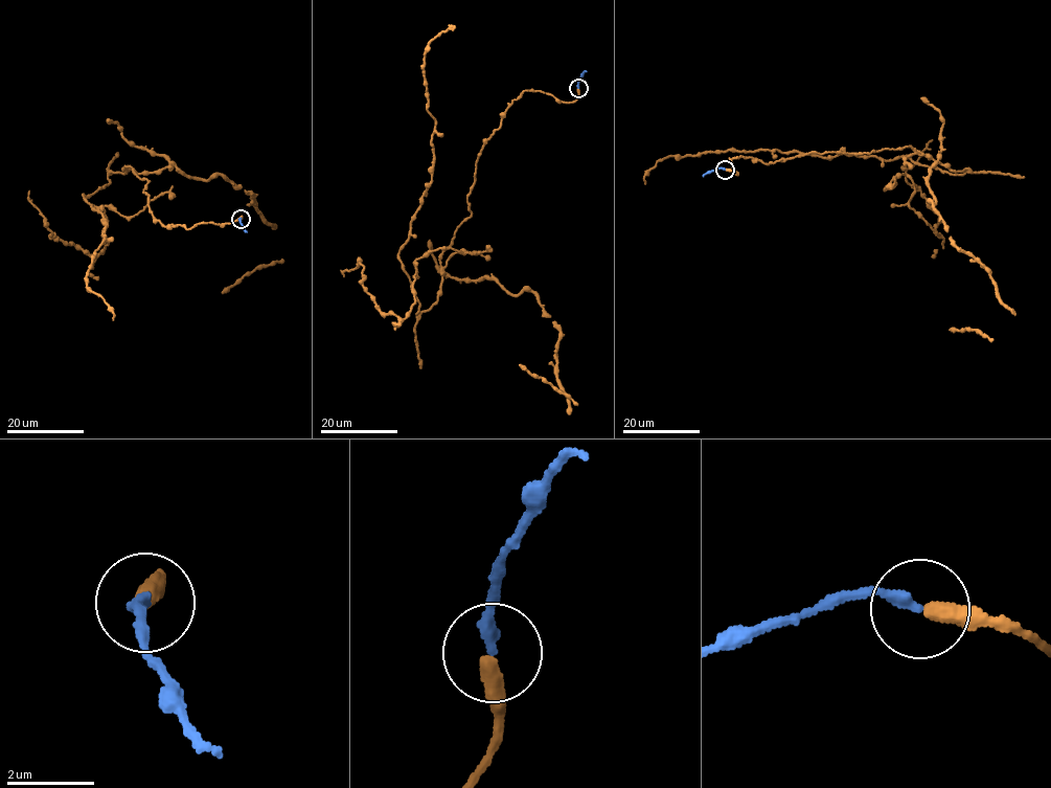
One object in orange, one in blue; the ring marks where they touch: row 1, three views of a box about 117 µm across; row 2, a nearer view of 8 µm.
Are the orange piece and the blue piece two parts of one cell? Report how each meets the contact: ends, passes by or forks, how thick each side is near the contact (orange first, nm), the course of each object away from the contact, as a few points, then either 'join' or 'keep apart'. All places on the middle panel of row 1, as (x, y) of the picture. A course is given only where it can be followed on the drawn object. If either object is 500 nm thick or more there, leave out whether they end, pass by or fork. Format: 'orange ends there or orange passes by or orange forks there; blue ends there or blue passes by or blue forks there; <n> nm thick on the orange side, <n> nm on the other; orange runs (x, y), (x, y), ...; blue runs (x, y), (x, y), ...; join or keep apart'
orange ends there; blue ends there; 400 nm thick on the orange side, 280 nm on the other; orange runs (577, 89), (506, 109), (417, 314), (398, 252), (433, 166), (426, 49), (452, 30); blue runs (577, 88), (581, 73), (586, 71); join

